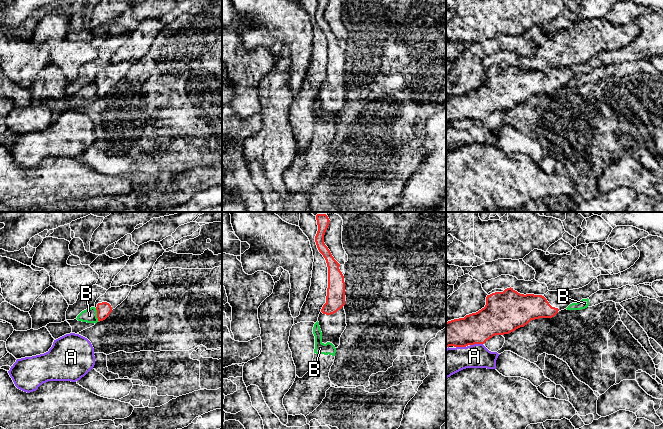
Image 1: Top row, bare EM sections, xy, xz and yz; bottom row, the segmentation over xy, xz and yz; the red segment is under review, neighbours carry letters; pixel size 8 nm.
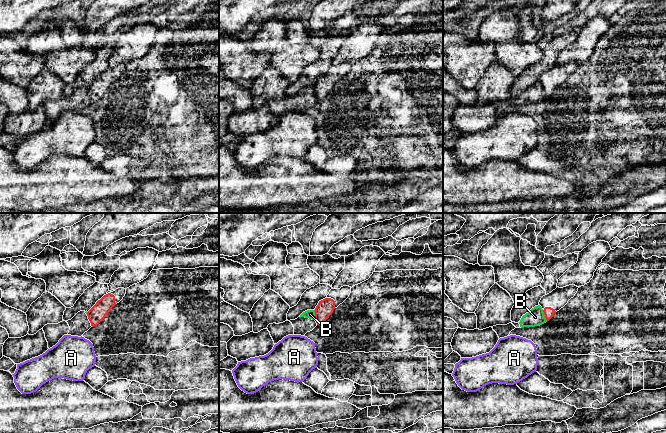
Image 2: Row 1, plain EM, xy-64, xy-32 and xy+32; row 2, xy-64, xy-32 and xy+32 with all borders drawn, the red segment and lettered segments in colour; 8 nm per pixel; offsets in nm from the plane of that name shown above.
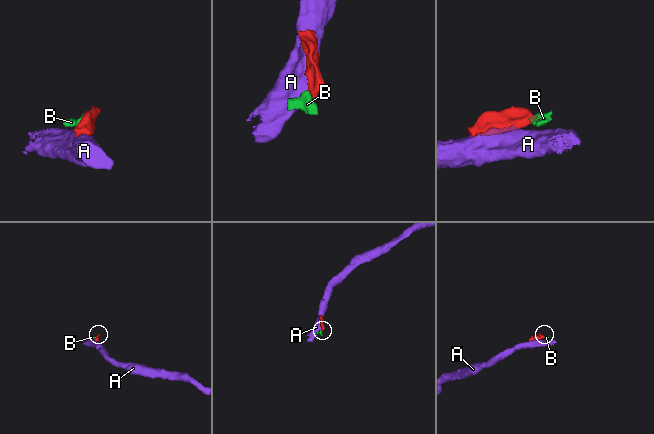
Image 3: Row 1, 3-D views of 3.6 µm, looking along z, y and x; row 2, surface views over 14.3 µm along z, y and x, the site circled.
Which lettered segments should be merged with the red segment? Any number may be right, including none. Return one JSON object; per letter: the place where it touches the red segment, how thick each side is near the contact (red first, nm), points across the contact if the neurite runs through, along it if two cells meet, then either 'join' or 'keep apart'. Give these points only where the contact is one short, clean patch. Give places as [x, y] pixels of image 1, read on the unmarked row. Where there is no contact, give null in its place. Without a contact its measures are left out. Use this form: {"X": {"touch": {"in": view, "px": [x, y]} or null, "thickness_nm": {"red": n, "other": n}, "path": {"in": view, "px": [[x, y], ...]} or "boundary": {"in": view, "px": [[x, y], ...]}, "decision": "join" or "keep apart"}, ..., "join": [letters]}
{"A": {"touch": {"in": "yz", "px": [476, 119]}, "thickness_nm": {"red": 260, "other": 200}, "decision": "keep apart"}, "B": {"touch": {"in": "xy", "px": [97, 91]}, "thickness_nm": {"red": 110, "other": 120}, "boundary": {"in": "xy", "px": [[95, 84], [99, 97]]}, "decision": "keep apart"}, "join": []}

